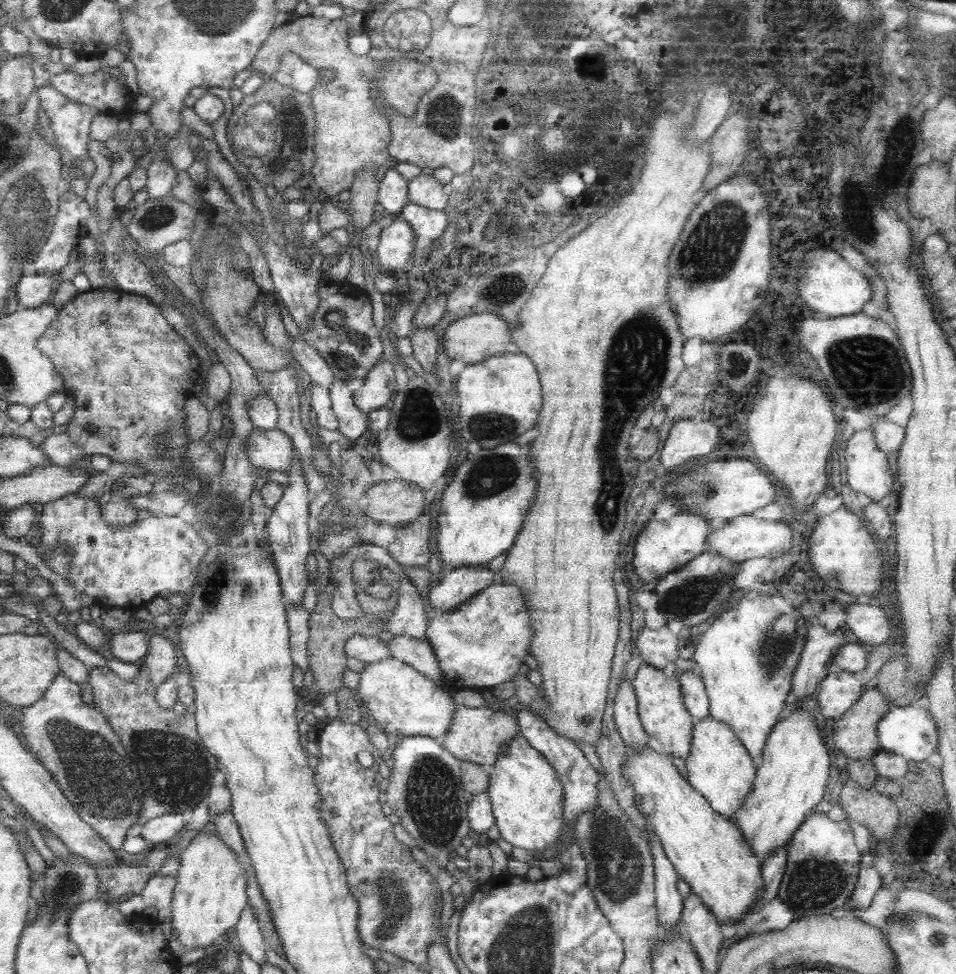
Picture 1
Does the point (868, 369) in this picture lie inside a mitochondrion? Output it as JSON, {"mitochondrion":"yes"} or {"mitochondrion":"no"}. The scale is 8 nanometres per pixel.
{"mitochondrion":"yes"}

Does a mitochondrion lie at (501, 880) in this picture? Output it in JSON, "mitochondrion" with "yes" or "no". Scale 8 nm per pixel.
{"mitochondrion":"no"}

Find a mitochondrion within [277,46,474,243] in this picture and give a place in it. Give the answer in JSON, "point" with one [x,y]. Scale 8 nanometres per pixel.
{"point":[437,117]}

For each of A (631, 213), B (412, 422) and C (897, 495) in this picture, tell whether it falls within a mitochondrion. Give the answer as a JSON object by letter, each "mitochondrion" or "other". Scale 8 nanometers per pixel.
{"A":"other","B":"mitochondrion","C":"other"}

